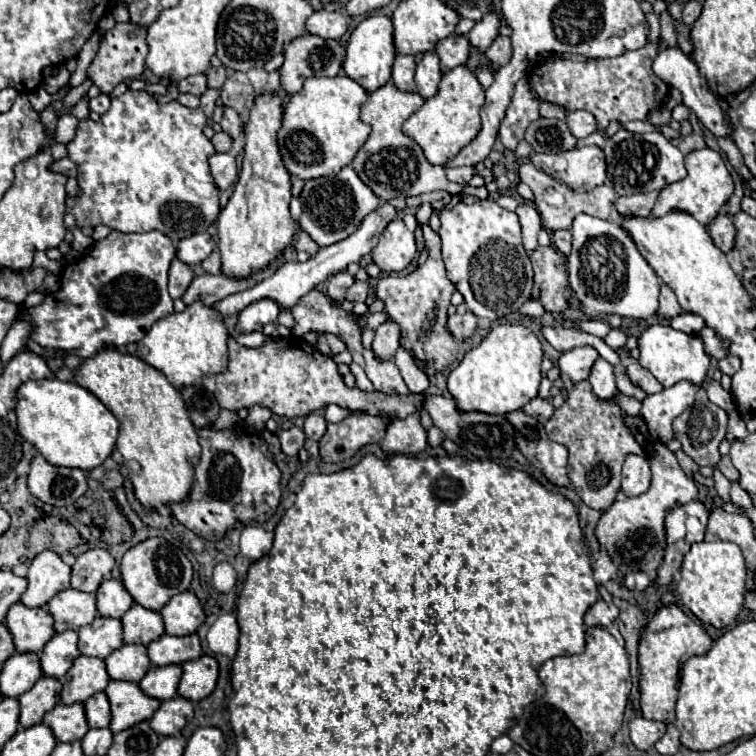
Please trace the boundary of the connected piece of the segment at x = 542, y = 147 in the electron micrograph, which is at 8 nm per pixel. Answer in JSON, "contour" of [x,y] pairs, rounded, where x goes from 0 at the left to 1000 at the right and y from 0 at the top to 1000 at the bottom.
{"contour":[[[713,156],[697,167],[694,188],[700,188],[708,201],[742,204],[747,198],[758,198],[763,183],[753,175],[747,161]]]}

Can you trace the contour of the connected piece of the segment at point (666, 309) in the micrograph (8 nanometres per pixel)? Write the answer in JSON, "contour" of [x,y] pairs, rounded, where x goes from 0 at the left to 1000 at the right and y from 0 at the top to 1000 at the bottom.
{"contour":[[[874,376],[874,392],[872,392],[872,410],[869,418],[874,423],[885,423],[896,415],[909,415],[906,410],[901,410],[901,405],[896,405],[896,392],[890,389],[890,384],[885,384],[885,378]]]}

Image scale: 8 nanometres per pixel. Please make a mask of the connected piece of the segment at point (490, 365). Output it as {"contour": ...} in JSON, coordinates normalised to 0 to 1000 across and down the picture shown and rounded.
{"contour":[[[663,426],[657,429],[634,458],[620,463],[610,481],[594,495],[591,513],[615,545],[631,542],[642,548],[671,548],[692,540],[713,519],[716,508],[718,458],[710,442],[694,429]]]}

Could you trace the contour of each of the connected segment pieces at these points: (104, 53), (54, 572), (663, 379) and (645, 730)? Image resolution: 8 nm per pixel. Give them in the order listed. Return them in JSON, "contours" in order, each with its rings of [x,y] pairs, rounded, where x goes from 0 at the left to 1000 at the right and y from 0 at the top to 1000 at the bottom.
{"contours":[[[[176,29],[155,32],[149,40],[139,42],[139,50],[134,53],[131,69],[118,90],[118,106],[134,116],[134,122],[144,124],[157,108],[165,106],[179,106],[189,98],[192,93],[192,74],[194,74],[194,61],[192,61],[192,34],[181,34]]],[[[57,728],[44,738],[36,759],[38,775],[28,788],[28,796],[41,804],[52,804],[65,799],[65,794],[91,778],[94,751],[81,741],[81,735],[70,728]]],[[[864,429],[853,434],[851,442],[845,444],[845,466],[848,466],[845,481],[856,487],[877,513],[885,513],[898,503],[914,503],[919,508],[927,508],[935,497],[940,479],[938,468],[933,466],[933,455],[925,444],[911,444],[906,439],[898,439],[885,429]]],[[[840,950],[840,952],[832,955],[832,966],[835,966],[835,981],[845,992],[856,992],[869,979],[877,976],[880,958],[877,955],[866,955],[866,952],[856,952],[856,950]]]]}

